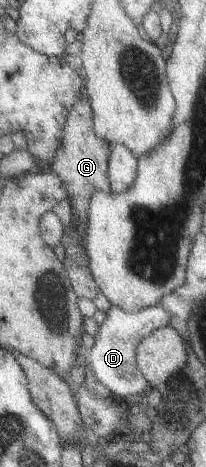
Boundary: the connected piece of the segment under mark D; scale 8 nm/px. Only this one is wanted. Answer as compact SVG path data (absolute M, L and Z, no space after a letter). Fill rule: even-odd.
M164 305L148 307L135 313L122 307L112 306L96 335L96 343L88 354L91 370L98 382L112 390L120 399L148 393L152 384L138 364L138 347L155 330L169 327L172 324L172 318L174 315L164 308Z

